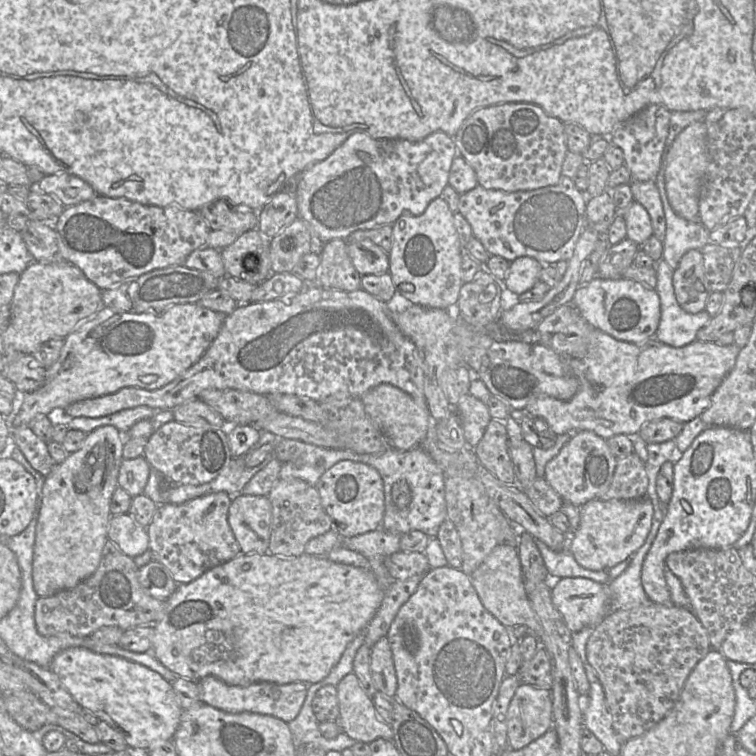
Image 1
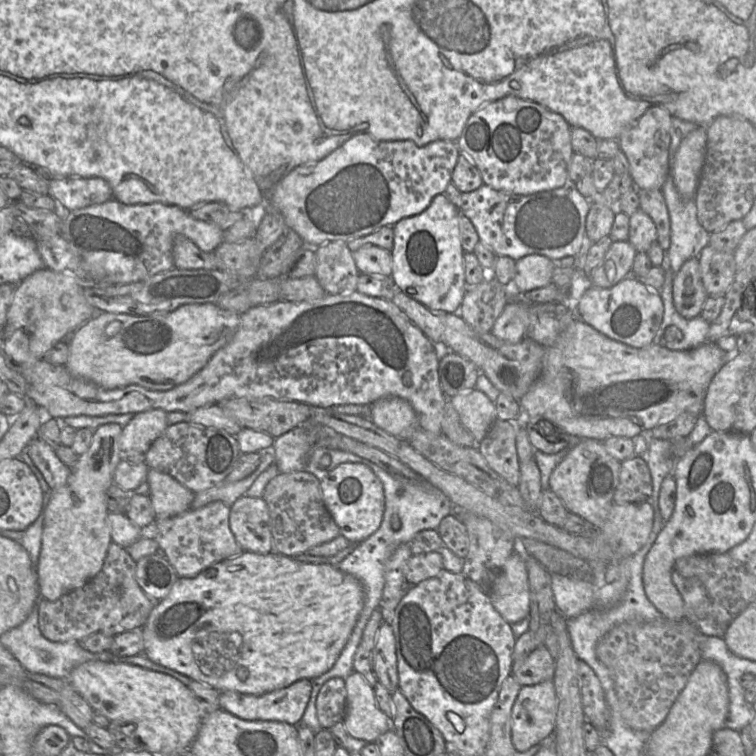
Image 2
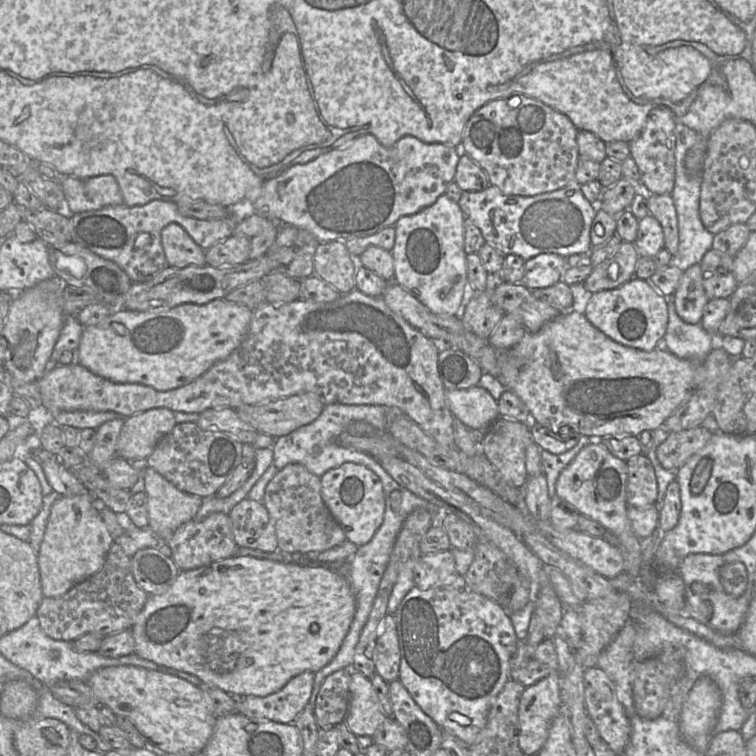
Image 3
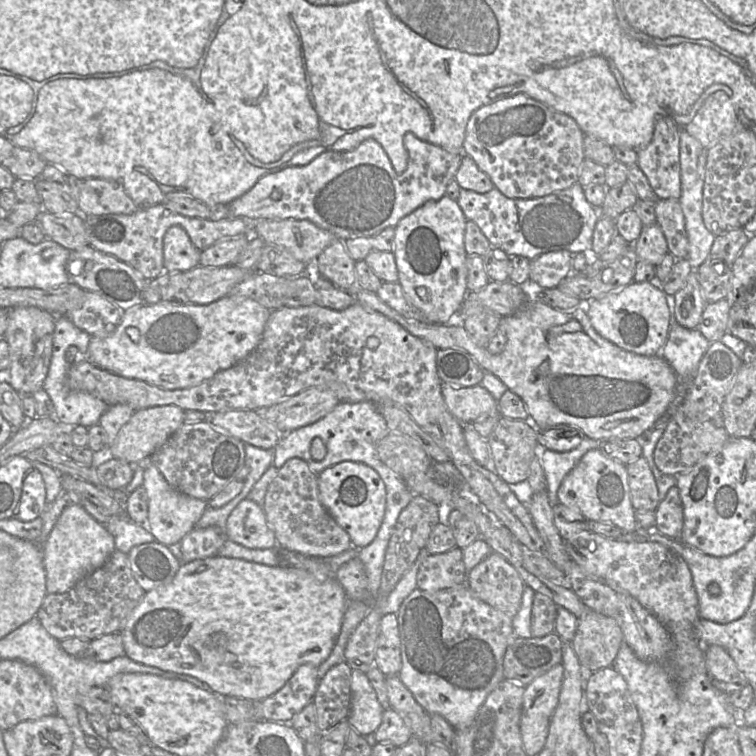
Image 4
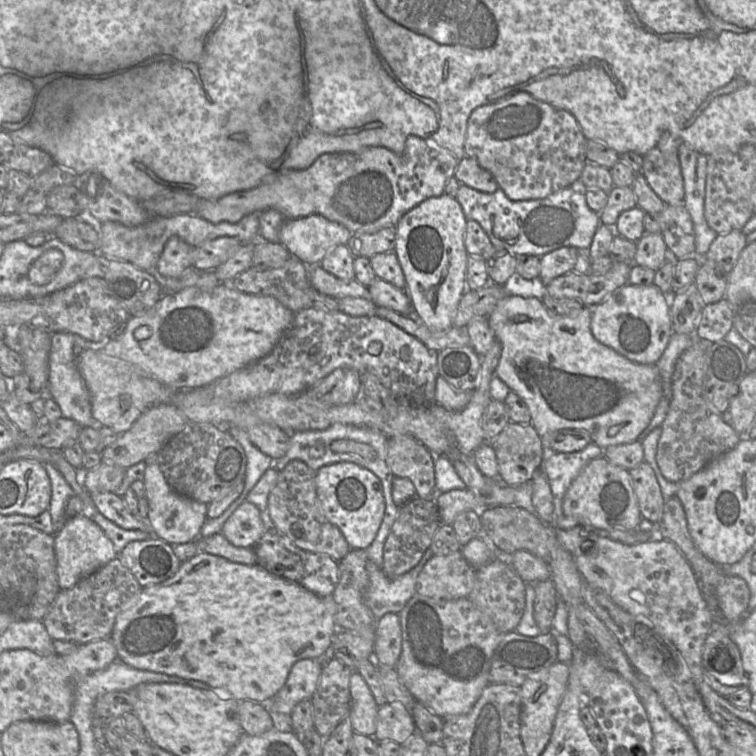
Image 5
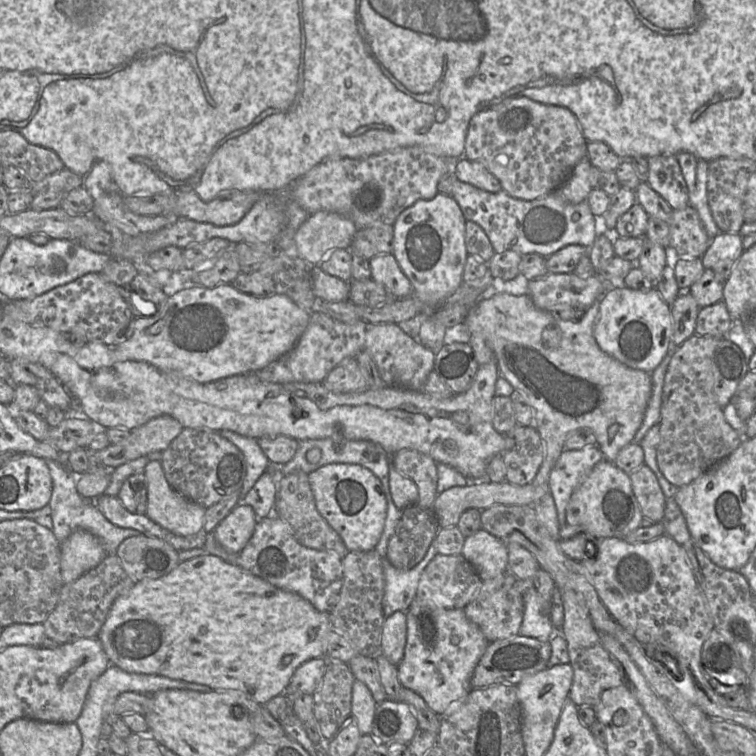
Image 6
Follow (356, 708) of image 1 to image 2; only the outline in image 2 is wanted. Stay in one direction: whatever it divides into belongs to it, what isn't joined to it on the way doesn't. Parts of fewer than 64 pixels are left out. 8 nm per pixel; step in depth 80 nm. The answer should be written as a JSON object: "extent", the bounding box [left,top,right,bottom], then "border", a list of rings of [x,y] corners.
{"extent":[344,671,392,743],"border":[[[352,671],[345,678],[347,708],[344,725],[348,734],[367,743],[392,729],[389,719],[377,706],[374,688],[363,676]]]}

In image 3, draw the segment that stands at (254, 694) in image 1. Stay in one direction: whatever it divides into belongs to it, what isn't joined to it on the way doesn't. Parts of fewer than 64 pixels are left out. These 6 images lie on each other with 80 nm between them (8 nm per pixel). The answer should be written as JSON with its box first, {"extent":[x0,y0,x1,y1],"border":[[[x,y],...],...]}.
{"extent":[237,671,314,723],"border":[[[305,671],[268,696],[238,697],[237,712],[248,718],[294,723],[309,702],[313,683],[314,673]]]}

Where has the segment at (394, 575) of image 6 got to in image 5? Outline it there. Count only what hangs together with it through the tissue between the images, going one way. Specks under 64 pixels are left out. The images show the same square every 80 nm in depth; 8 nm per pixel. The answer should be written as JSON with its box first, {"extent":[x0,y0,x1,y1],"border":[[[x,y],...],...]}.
{"extent":[363,548,433,621],"border":[[[428,548],[413,569],[394,579],[387,578],[382,568],[368,559],[366,570],[369,576],[369,585],[364,592],[363,601],[377,621],[387,613],[399,614],[416,594],[418,575],[432,556],[433,553]]]}

